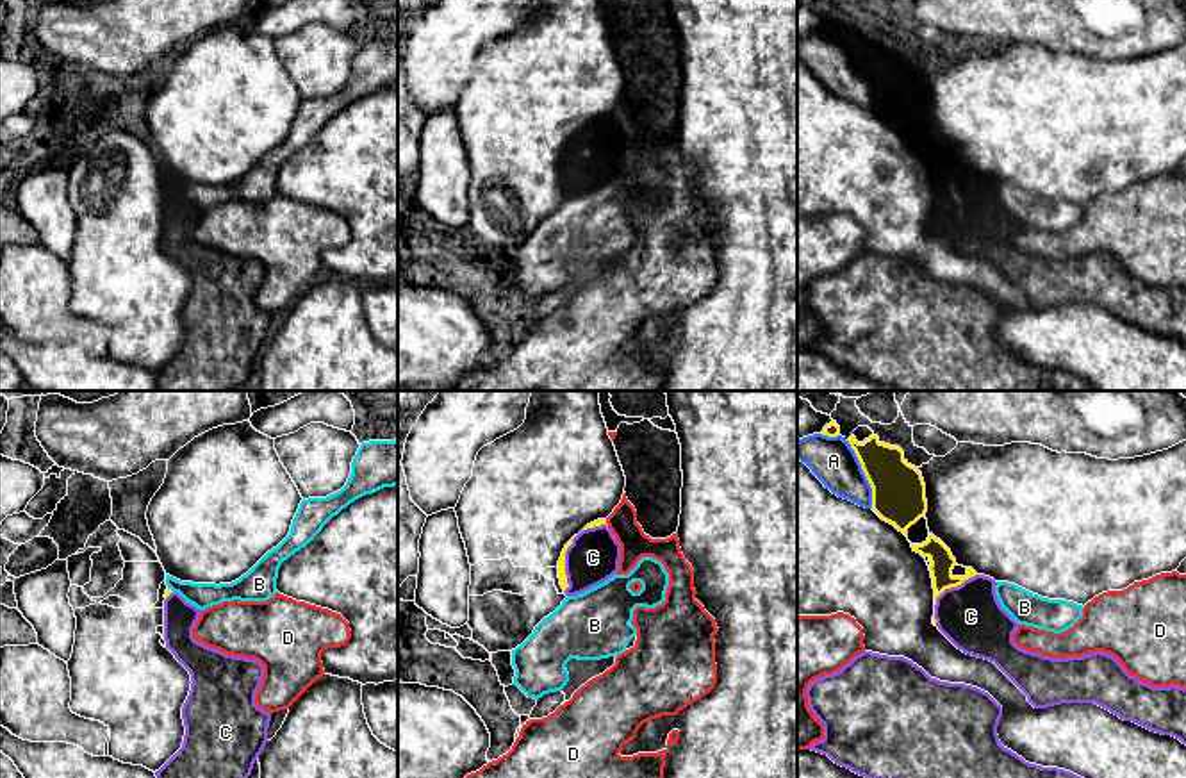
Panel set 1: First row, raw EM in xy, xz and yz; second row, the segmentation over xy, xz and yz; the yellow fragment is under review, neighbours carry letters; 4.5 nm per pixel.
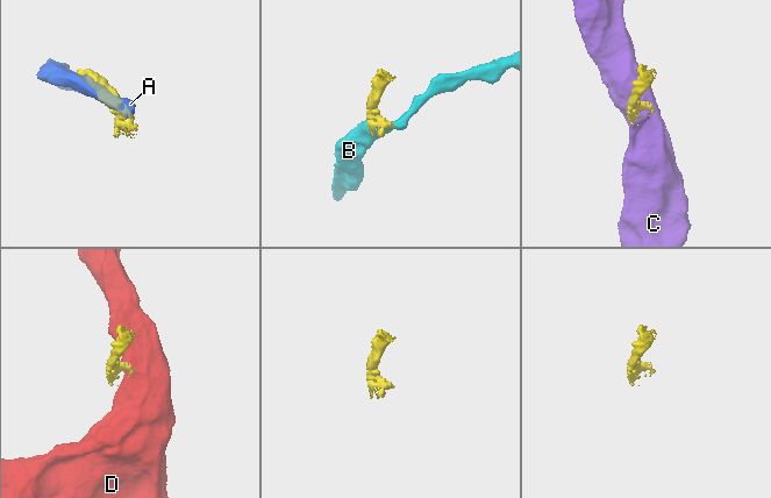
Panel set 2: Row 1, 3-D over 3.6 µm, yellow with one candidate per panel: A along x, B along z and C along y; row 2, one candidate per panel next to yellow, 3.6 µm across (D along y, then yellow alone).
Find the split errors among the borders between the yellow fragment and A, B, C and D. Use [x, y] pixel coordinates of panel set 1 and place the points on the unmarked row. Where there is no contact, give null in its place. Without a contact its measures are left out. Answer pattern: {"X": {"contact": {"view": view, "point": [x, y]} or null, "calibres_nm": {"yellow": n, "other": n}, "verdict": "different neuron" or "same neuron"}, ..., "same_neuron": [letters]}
{"A": {"contact": {"view": "yz", "point": [864, 72]}, "calibres_nm": {"yellow": 240, "other": 200}, "verdict": "different neuron"}, "B": {"contact": {"view": "xy", "point": [170, 190]}, "calibres_nm": {"yellow": 30, "other": 110}, "verdict": "different neuron"}, "C": {"contact": {"view": "xz", "point": [564, 165]}, "calibres_nm": {"yellow": 40, "other": 240}, "verdict": "same neuron"}, "D": {"contact": {"view": "xz", "point": [605, 124]}, "calibres_nm": {"yellow": 30, "other": 130}, "verdict": "different neuron"}, "same_neuron": ["C"]}

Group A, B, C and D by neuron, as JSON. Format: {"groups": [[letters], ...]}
{"groups": [["A"], ["B"], ["C"], ["D"]]}

